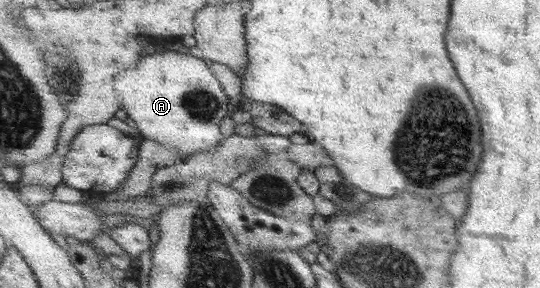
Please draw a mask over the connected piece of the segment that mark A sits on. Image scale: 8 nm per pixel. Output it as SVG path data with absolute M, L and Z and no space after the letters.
M170 50L157 56L145 55L136 68L121 73L116 79L118 94L124 110L129 115L129 122L141 131L143 138L174 147L189 156L208 151L210 147L220 145L225 139L223 122L231 113L231 99L223 91L221 81L213 75L211 66L207 65L203 58Z

